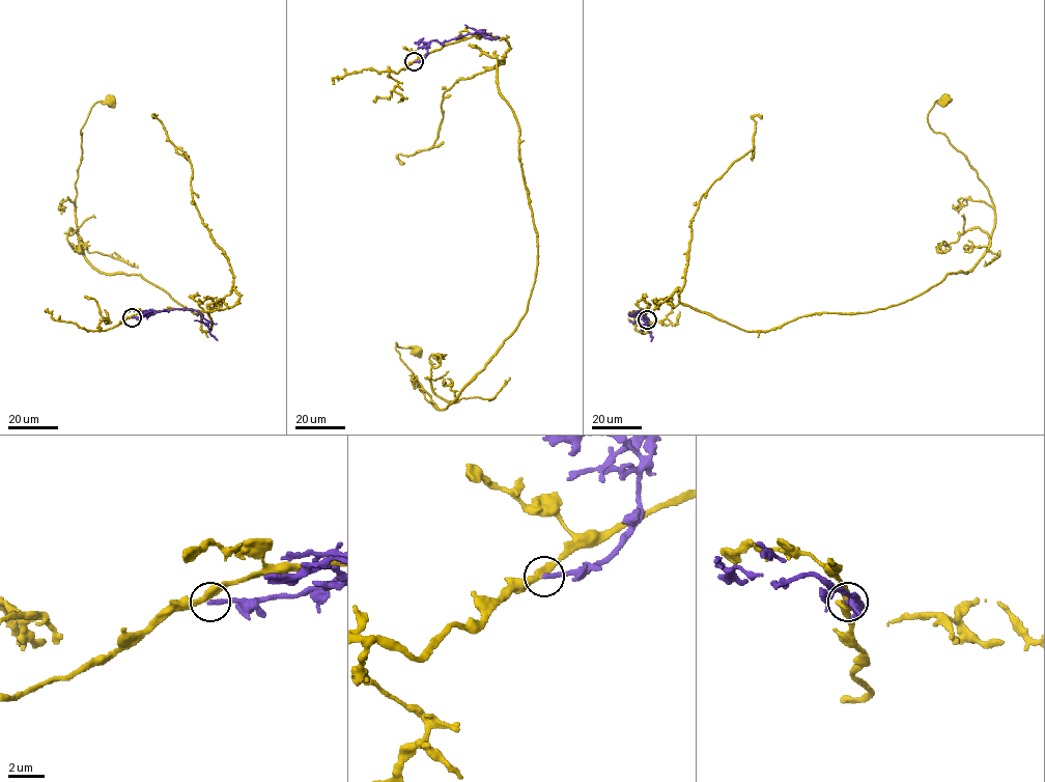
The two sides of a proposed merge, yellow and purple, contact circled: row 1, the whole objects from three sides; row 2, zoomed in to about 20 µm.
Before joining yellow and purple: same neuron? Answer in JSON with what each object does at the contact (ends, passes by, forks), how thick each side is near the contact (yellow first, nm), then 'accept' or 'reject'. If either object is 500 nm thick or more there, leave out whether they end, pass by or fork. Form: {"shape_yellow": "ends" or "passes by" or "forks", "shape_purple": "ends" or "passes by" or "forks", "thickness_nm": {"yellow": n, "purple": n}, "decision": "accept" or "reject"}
{"shape_yellow": "passes by", "shape_purple": "ends", "thickness_nm": {"yellow": 320, "purple": 260}, "decision": "reject"}

